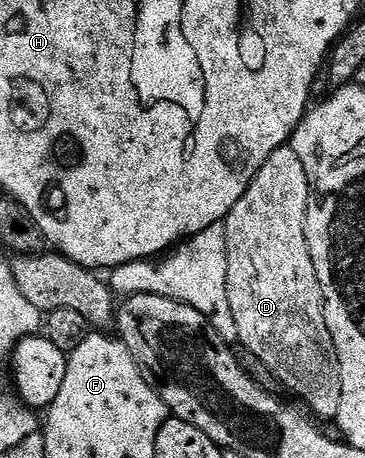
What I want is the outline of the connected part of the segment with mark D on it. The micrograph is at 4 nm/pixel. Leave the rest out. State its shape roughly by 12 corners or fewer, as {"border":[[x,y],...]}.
{"border":[[291,145],[223,221],[239,345],[317,419],[342,376]]}

